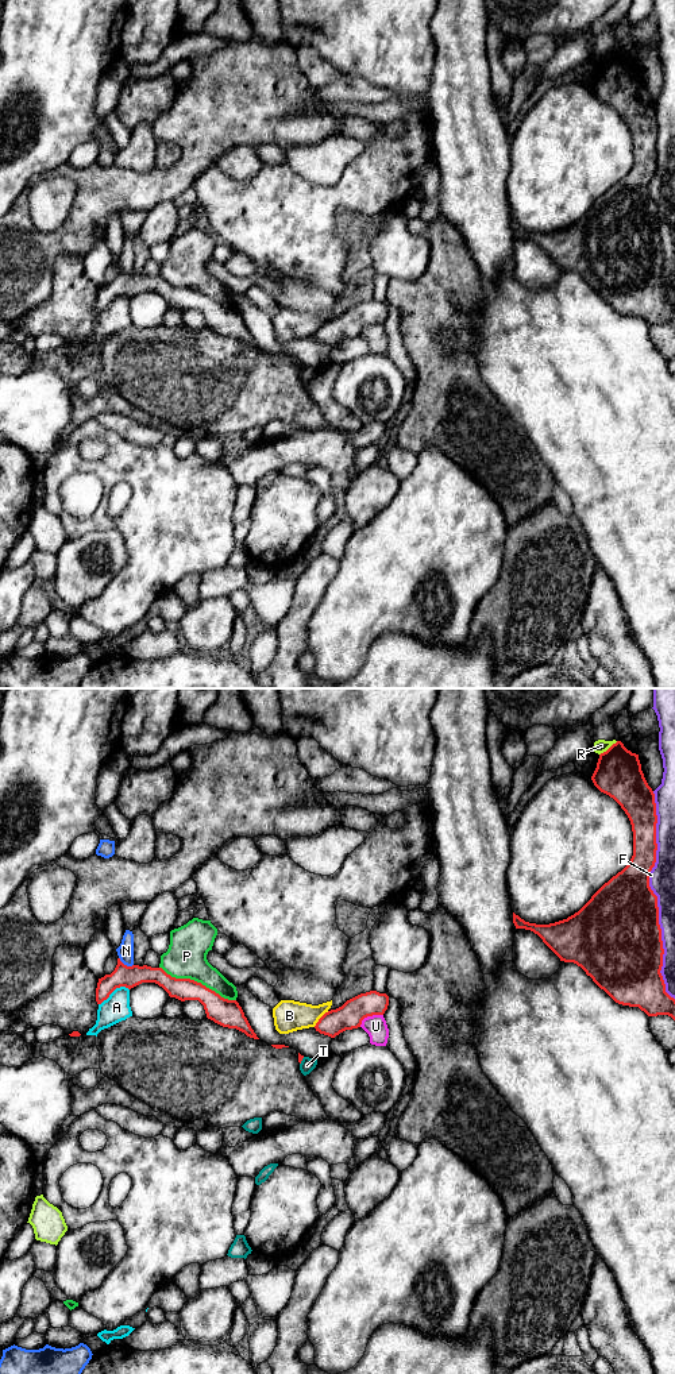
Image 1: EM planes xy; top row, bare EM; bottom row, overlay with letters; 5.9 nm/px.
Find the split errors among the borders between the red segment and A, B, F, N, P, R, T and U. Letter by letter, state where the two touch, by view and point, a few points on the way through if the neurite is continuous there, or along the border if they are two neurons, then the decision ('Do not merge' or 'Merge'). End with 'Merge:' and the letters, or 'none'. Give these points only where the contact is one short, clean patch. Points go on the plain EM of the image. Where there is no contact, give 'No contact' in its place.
A: Touches red at xy (114, 298). Do not merge
B: Touches red at xy (320, 327). Do not merge
F: Touches red at xy (655, 204). Do not merge
N: Touches red at xy (126, 274). Do not merge
P: Touches red at xy (196, 290). Do not merge
R: Touches red at xy (609, 57). Do not merge
T: Touches red at xy (301, 369). Boundary: xy (304, 366), (300, 373). Do not merge
U: Touches red at xy (369, 324). Do not merge
Merge: none

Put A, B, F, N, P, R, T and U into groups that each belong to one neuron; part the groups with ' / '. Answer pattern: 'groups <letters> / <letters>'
groups A / B / F / N / P / R / T / U

